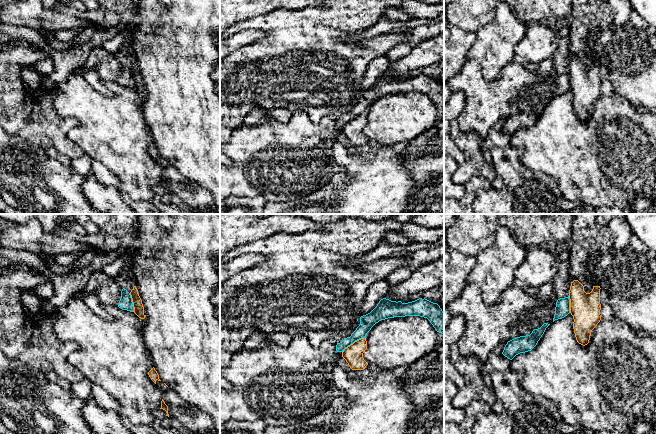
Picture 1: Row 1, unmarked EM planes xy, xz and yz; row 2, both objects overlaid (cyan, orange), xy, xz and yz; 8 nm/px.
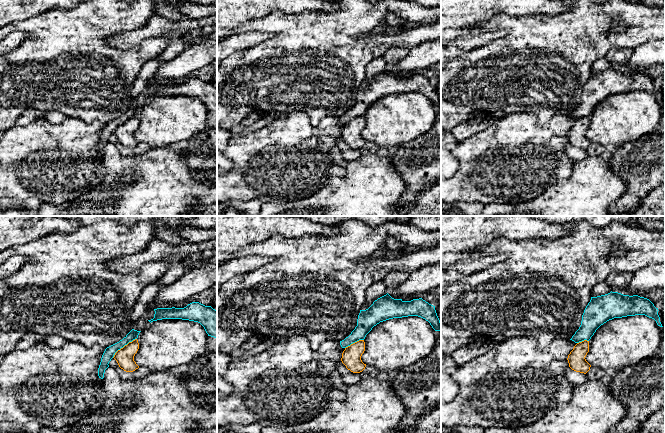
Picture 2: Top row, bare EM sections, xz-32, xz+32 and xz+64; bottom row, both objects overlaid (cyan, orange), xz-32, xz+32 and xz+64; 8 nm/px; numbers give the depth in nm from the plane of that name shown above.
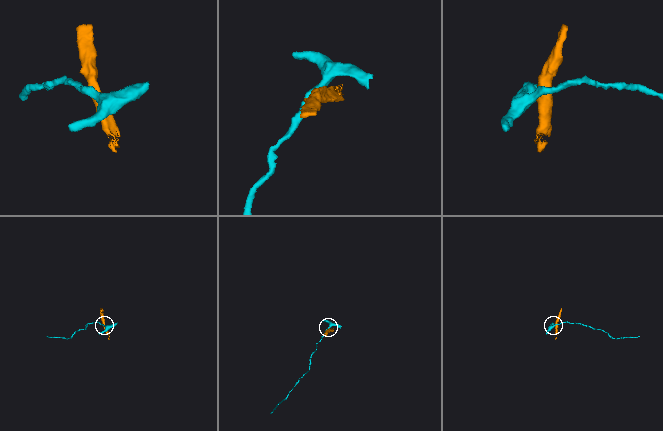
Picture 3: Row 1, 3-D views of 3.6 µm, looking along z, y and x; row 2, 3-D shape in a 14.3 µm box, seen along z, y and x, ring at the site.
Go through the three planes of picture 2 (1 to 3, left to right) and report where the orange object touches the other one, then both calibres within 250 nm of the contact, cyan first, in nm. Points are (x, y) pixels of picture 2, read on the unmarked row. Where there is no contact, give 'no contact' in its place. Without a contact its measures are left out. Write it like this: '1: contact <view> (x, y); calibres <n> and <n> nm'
1: contact xz-32 (123, 122); calibres 90 and 140 nm
2: contact xz+32 (354, 118); calibres 160 and 160 nm
3: contact xz+64 (582, 116); calibres 200 and 140 nm

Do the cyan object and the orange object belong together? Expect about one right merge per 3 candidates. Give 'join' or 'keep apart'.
keep apart

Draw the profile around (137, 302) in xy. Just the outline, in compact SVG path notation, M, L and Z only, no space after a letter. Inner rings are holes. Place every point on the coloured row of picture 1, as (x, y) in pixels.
M136 286L133 287L133 289L130 292L132 302L133 302L133 307L134 307L134 313L141 319L145 318L144 315L144 307L142 304L142 300L138 294L138 290Z

